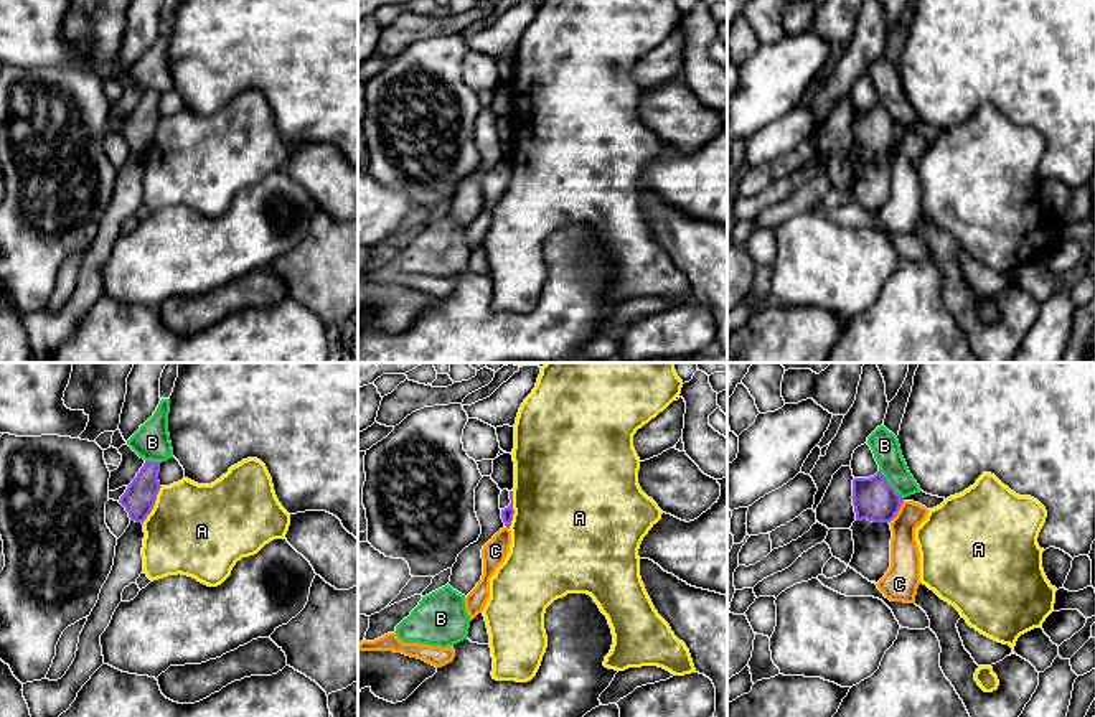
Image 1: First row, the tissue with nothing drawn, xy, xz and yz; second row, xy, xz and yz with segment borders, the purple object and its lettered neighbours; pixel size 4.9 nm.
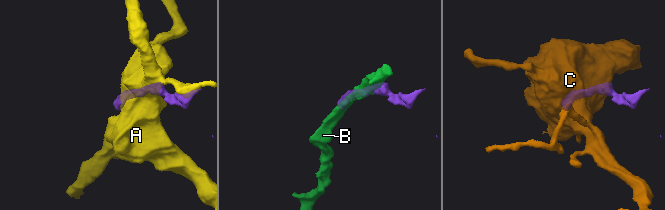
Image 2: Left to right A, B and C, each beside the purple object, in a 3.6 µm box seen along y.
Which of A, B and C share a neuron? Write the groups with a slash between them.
A / B / C

